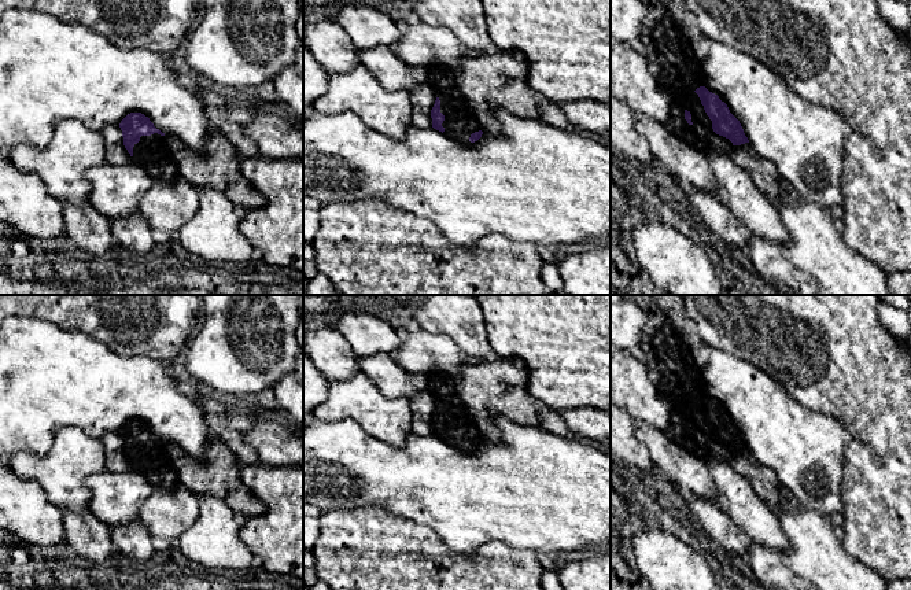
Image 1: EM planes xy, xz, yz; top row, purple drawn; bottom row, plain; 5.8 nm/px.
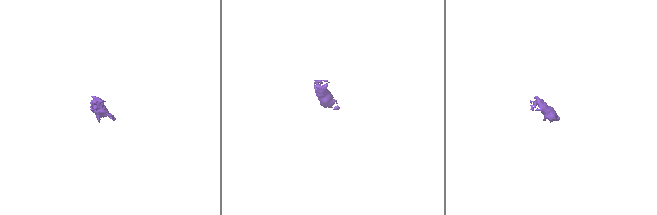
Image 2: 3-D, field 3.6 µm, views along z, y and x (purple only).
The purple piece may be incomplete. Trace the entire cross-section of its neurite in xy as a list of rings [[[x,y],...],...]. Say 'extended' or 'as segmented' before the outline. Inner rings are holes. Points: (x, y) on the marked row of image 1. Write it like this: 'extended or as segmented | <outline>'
extended | [[[130,113],[121,121],[119,128],[132,162],[143,167],[152,180],[174,181],[180,177],[169,137],[148,117]]]

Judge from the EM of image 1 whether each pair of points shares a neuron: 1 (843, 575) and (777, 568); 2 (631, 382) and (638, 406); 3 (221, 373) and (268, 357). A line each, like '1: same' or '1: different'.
1: different
2: same
3: same

